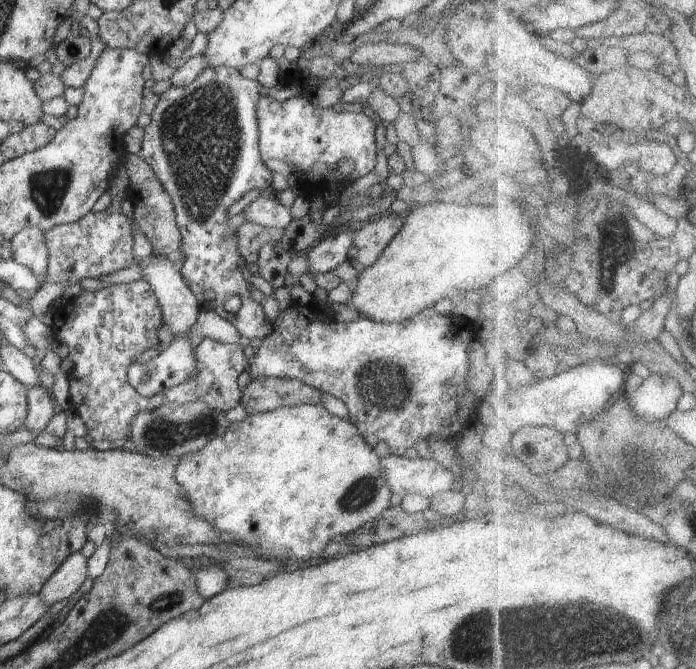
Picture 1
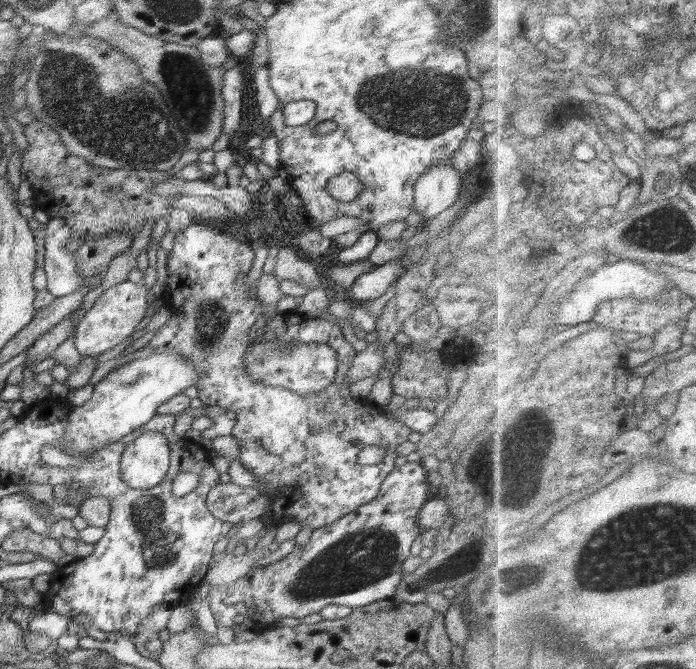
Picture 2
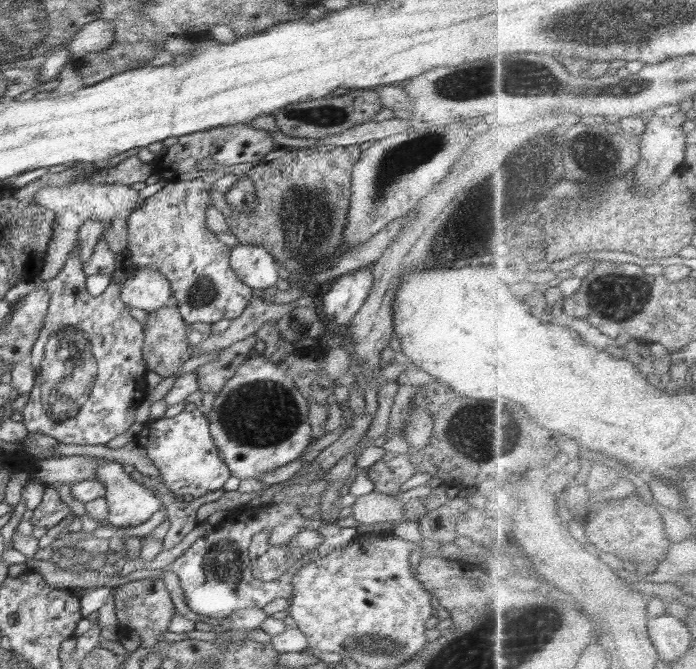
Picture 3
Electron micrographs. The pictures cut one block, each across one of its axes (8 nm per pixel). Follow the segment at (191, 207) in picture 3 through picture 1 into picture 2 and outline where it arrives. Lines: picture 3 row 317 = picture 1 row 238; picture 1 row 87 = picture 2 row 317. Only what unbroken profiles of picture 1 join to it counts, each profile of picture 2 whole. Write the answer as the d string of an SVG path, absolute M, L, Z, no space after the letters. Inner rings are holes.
M194 220L186 229L175 234L174 244L167 258L166 286L159 296L160 302L166 302L171 316L166 324L162 325L159 332L150 342L134 352L131 360L122 362L114 369L120 369L130 364L130 361L138 360L150 355L178 349L180 356L192 359L192 365L196 371L200 371L200 378L196 382L196 388L200 400L207 406L220 406L235 412L236 424L230 435L240 442L240 456L242 465L256 475L264 486L258 488L262 493L268 493L268 511L273 524L277 526L294 520L305 525L311 525L317 530L340 520L343 516L354 512L362 504L374 500L380 492L382 481L396 469L396 447L409 438L410 427L404 425L400 419L390 419L388 412L380 406L375 406L365 400L352 399L350 390L344 384L344 377L350 369L353 358L357 355L356 350L344 337L342 328L334 326L332 321L318 320L318 317L310 318L312 328L301 328L302 314L297 312L284 313L278 308L268 314L262 306L260 298L246 292L246 273L252 269L255 257L254 250L250 245L235 240L232 235L210 228L210 223ZM265 336L278 338L280 342L289 345L302 345L319 343L330 346L337 353L338 370L335 382L328 385L322 391L296 395L294 391L282 386L270 386L250 379L248 369L244 367L246 350L252 340ZM366 446L380 446L386 450L384 459L378 464L362 465L358 463L358 454Z

